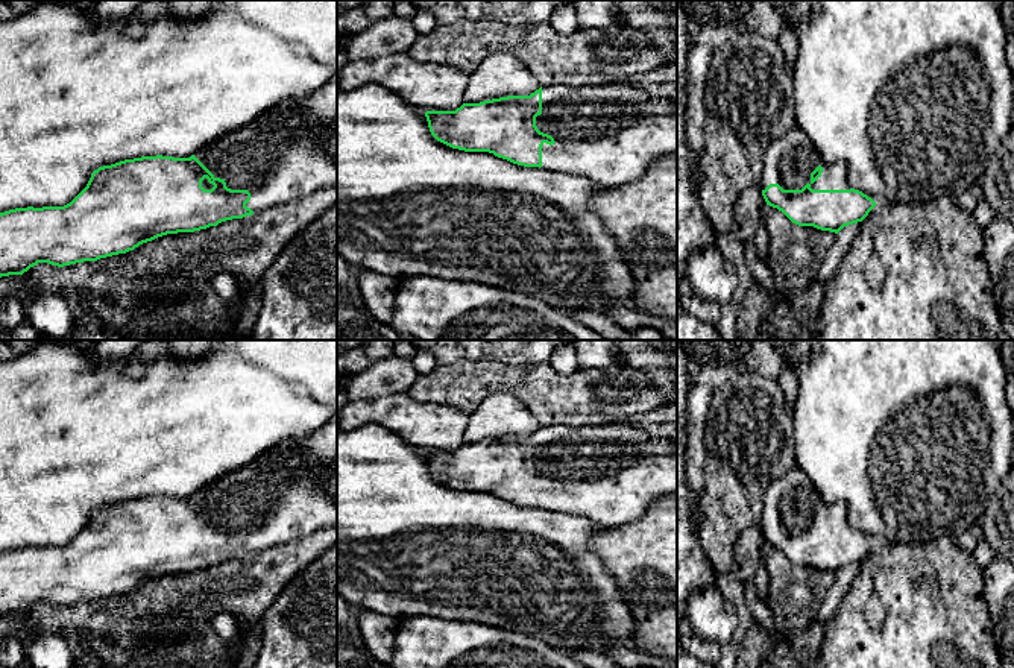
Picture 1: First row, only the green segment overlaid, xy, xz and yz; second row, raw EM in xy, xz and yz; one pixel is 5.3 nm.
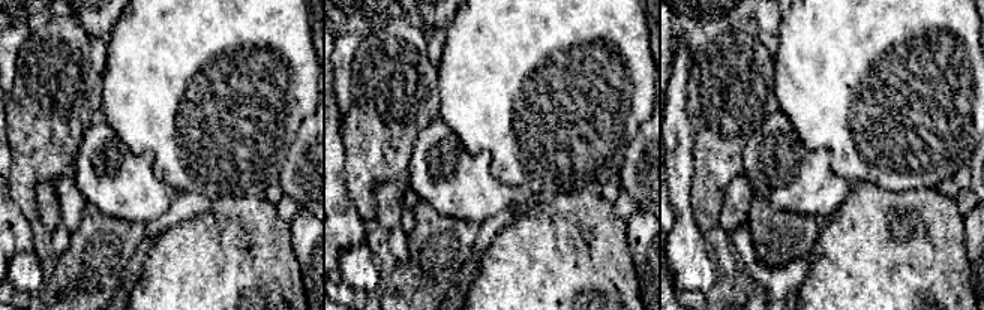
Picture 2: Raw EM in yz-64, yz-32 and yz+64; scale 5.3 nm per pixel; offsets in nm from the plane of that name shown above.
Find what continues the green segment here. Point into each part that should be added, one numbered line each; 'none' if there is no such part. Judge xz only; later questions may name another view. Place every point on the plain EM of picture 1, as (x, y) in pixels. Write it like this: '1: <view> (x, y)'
1: xz (601, 475)

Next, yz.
1: yz (791, 498)

